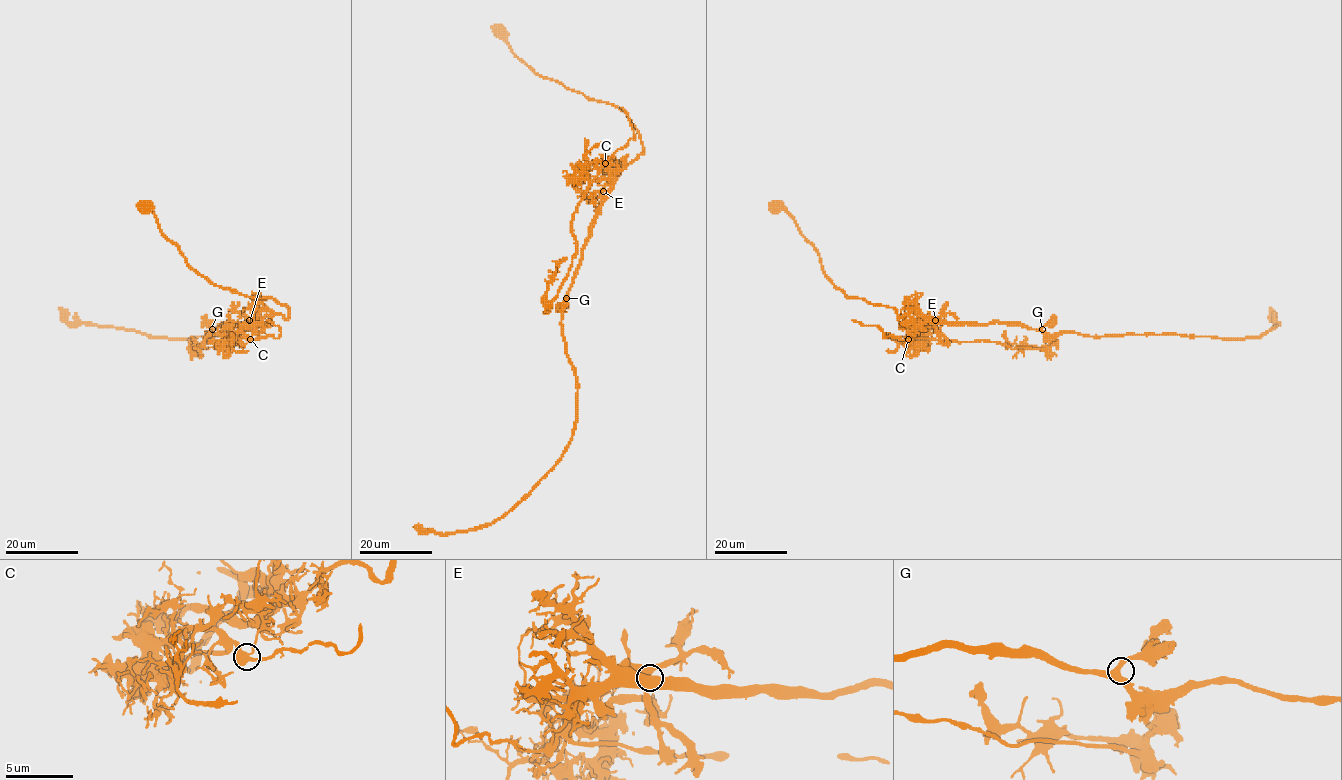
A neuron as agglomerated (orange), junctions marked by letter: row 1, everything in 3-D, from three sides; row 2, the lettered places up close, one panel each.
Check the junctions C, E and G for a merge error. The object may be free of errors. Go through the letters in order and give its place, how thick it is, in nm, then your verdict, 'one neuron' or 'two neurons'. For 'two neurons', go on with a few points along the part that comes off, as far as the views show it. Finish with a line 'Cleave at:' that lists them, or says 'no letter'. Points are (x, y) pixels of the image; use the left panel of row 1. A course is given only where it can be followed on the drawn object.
C: at (250, 339); 400 nm thick; two neurons; foreign part runs (250, 339), (237, 338), (217, 341), (221, 342), (215, 348), (192, 349), (212, 335)
E: at (249, 320); 400 nm thick; one neuron
G: at (212, 329); 400 nm thick; one neuron
Cleave at: C

